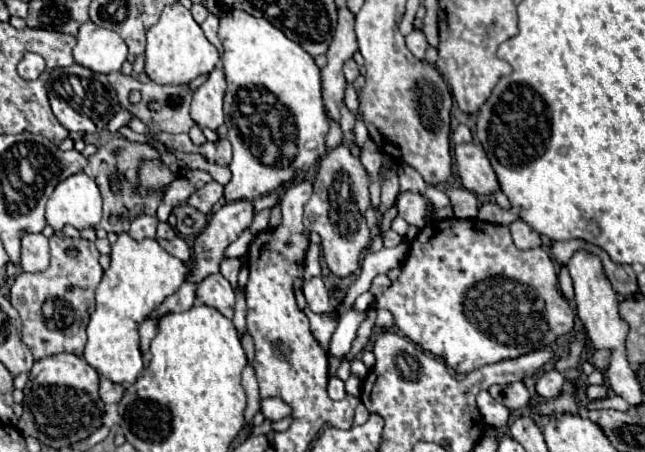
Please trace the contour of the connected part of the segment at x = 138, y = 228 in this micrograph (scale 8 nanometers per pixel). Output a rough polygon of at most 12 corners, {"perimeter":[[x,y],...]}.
{"perimeter":[[139,215],[129,229],[137,241],[155,237],[159,219]]}

